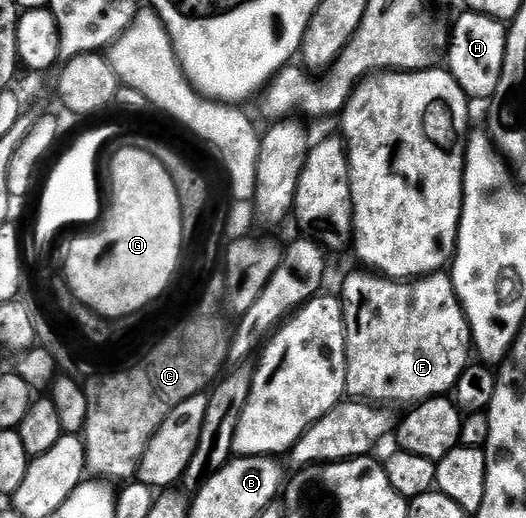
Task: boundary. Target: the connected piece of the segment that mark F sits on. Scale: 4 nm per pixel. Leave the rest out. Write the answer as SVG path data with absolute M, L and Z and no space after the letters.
M372 271L360 272L364 273L352 273L345 279L342 292L346 335L345 394L377 407L411 407L432 397L451 394L474 353L470 323L460 306L451 276L441 271L415 279L393 279Z

